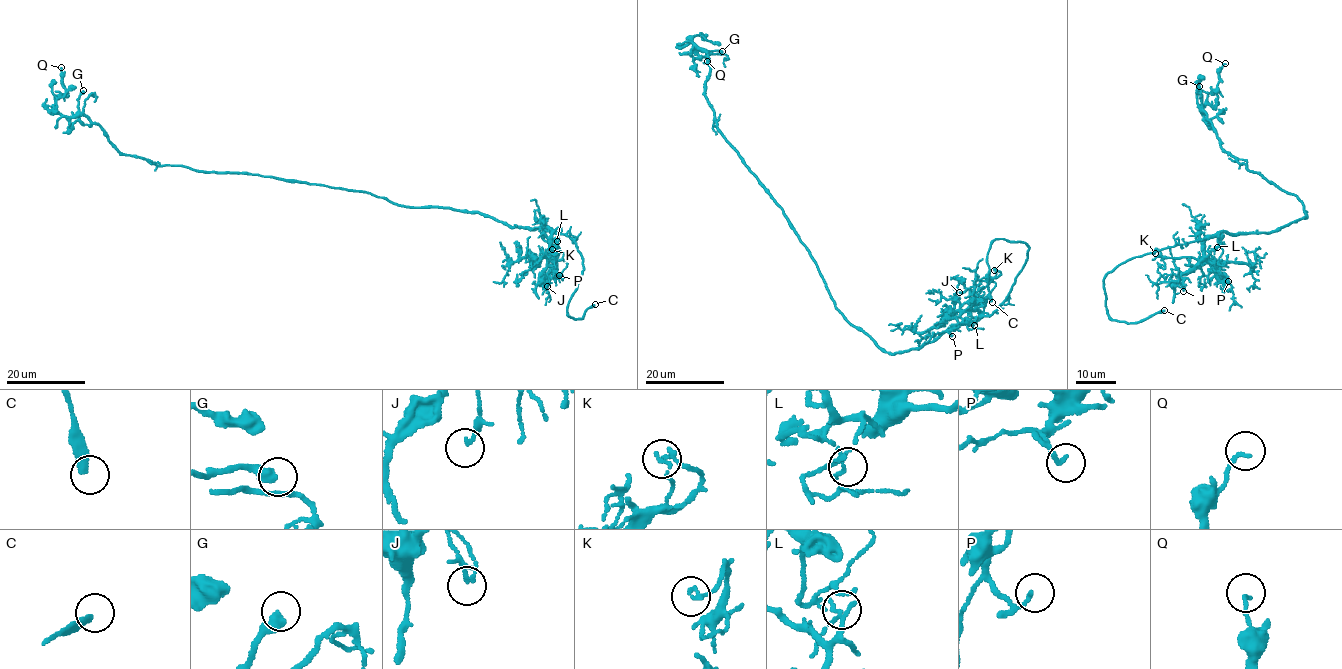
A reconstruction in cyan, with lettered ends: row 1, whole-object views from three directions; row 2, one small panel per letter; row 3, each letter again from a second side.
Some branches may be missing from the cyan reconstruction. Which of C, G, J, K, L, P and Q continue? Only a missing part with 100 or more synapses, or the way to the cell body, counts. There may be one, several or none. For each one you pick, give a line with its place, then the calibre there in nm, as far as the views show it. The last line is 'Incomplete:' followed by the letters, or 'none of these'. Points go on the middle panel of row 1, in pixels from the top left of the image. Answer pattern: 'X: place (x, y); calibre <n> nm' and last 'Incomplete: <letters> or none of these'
C: place (992, 302); calibre 320 nm
Incomplete: C

